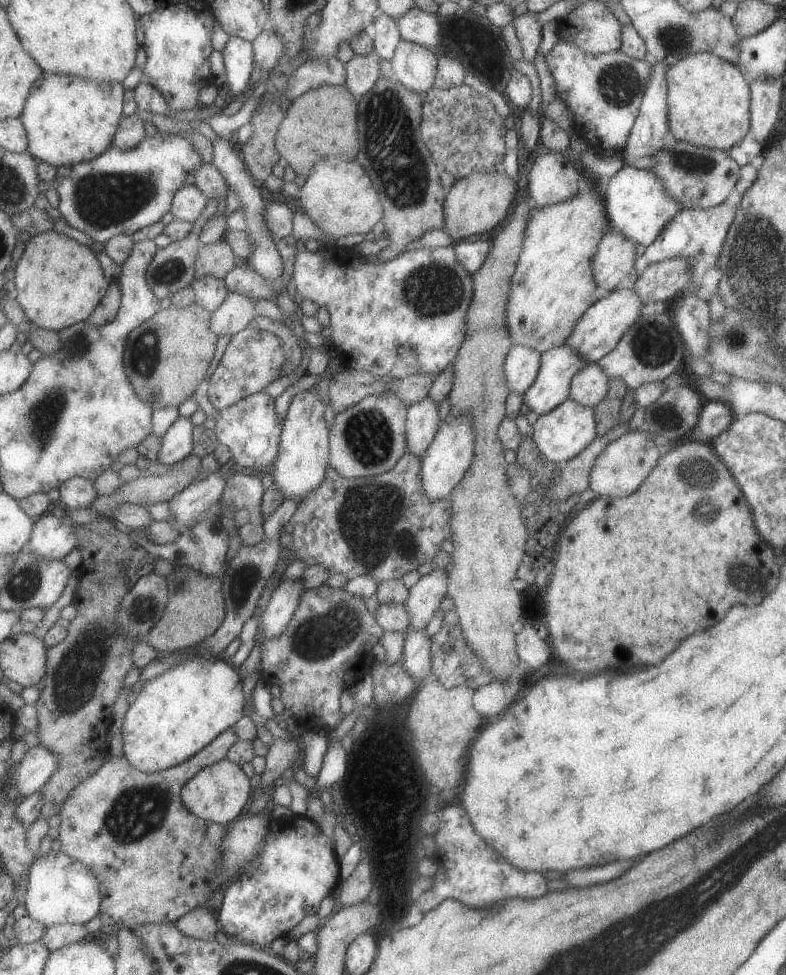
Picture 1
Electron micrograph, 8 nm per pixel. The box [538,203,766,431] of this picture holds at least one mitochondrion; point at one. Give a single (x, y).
(655, 346)

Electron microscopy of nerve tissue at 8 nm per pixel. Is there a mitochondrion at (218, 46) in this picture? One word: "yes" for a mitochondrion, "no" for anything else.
no

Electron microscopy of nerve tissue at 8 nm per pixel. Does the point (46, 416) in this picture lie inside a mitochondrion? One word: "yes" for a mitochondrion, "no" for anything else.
yes

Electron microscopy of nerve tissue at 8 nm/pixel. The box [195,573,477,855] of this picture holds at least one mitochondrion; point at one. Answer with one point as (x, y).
(316, 639)

